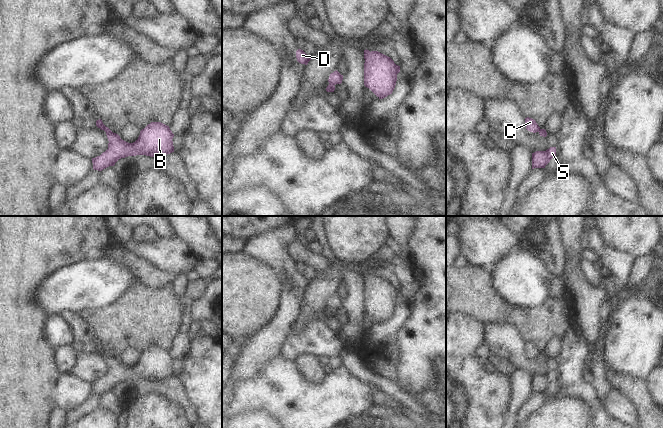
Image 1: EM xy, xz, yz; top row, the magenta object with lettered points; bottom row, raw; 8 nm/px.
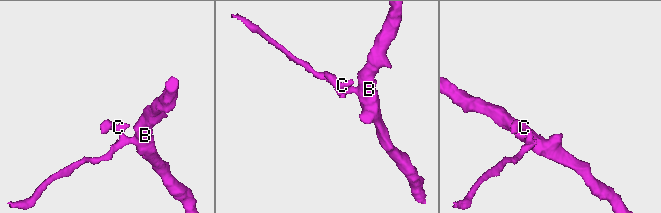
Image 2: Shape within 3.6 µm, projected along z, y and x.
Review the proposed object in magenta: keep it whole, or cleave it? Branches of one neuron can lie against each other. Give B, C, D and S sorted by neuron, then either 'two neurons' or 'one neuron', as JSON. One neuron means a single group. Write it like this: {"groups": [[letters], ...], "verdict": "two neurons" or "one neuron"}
{"groups": [["B", "S"], ["C", "D"]], "verdict": "two neurons"}

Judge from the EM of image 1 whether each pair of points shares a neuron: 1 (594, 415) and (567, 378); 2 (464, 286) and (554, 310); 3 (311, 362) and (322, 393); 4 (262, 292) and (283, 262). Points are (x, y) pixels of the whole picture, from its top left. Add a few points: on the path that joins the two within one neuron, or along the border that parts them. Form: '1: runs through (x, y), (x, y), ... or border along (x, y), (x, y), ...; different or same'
1: runs through (591, 406), (589, 400), (576, 387); same
2: runs through (488, 297), (488, 307), (496, 315), (529, 316); same
3: border along (299, 367), (316, 382), (322, 382), (330, 373); different
4: border along (256, 258), (266, 261), (277, 270); different

